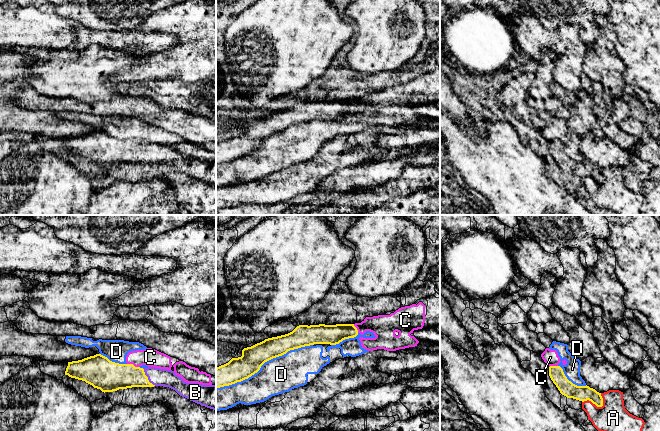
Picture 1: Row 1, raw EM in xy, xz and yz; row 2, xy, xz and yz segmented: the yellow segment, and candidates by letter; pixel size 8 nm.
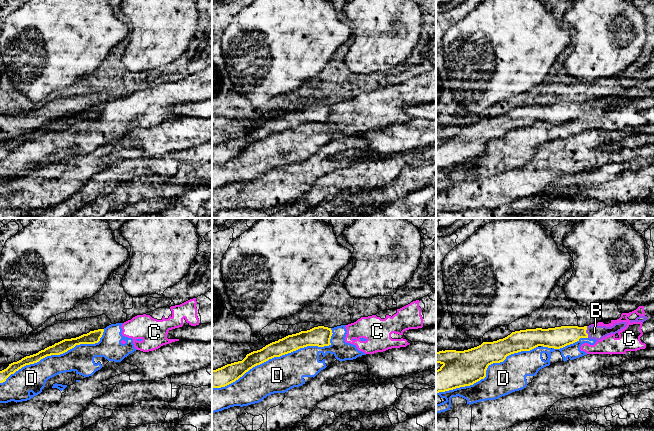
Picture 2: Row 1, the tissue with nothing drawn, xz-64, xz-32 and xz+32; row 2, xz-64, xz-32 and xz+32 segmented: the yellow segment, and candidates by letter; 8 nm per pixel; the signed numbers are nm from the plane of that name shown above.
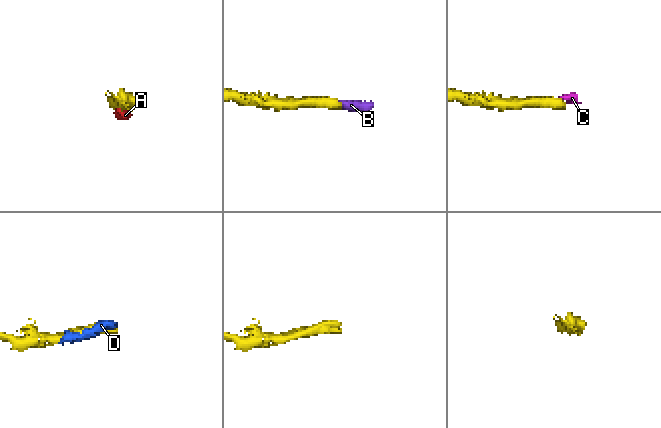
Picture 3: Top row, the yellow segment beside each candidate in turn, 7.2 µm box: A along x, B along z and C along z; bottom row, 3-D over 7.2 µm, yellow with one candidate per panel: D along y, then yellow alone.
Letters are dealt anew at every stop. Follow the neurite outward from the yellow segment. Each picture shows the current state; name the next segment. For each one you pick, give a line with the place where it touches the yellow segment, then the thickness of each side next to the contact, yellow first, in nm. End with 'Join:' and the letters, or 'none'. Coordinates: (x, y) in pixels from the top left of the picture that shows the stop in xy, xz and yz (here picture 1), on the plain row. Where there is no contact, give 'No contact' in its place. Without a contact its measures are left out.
B: Touches yellow at xy (147, 154). Thickness 220 nm (yellow) against 140 nm
Join: B

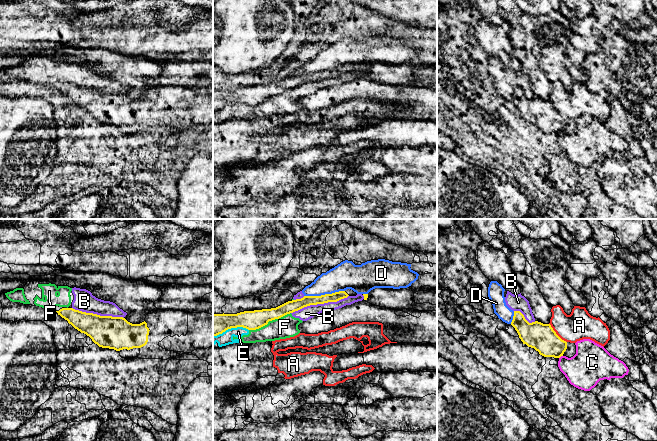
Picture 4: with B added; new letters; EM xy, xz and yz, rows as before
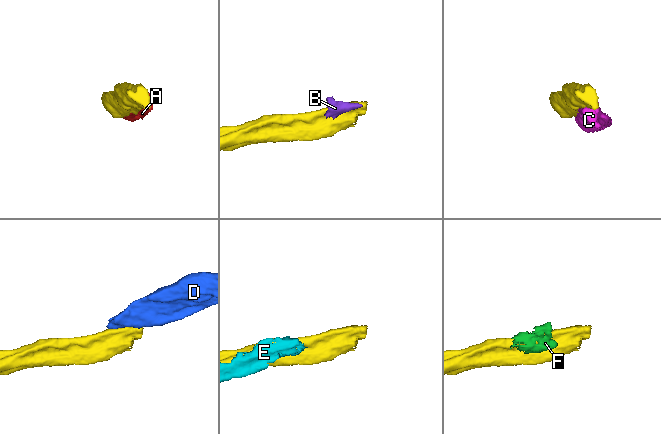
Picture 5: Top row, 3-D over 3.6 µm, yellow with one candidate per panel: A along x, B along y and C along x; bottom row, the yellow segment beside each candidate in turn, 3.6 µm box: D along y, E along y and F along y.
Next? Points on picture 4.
Join: none

